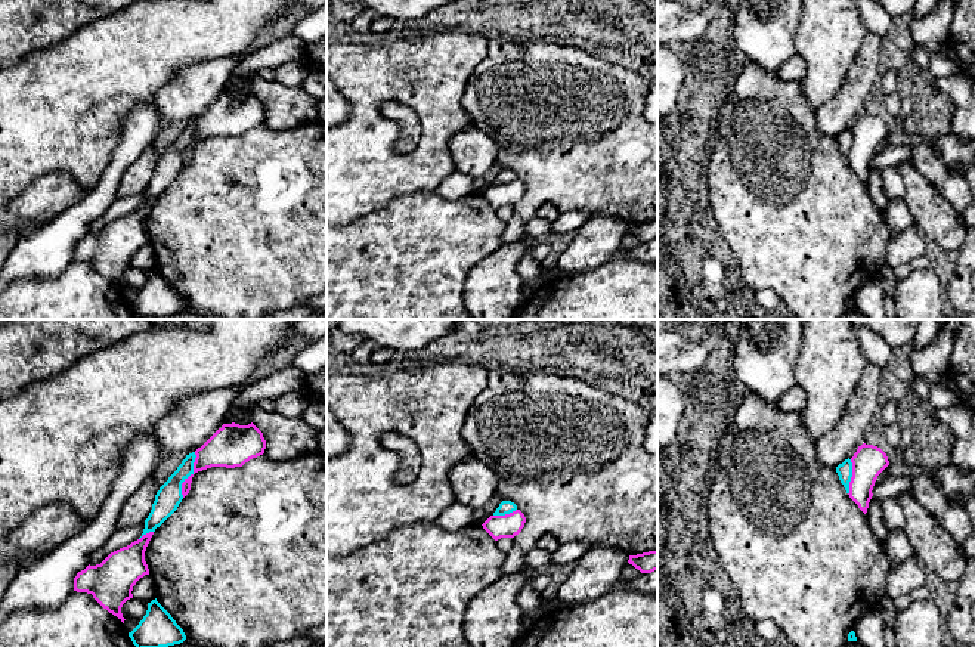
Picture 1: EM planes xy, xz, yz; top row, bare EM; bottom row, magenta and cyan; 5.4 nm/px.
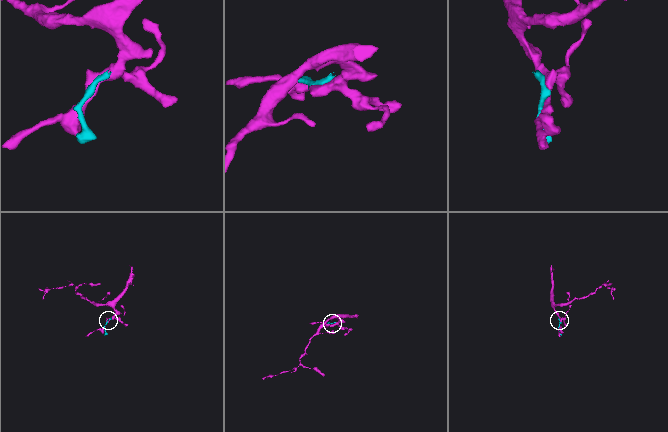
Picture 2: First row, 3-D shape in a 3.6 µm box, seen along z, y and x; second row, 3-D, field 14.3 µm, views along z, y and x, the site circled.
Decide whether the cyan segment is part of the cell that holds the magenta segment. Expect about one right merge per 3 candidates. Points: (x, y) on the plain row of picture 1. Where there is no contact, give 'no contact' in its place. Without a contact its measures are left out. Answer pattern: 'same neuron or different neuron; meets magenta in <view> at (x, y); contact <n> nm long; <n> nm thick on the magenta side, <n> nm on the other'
different neuron; meets magenta in xy at (191, 144); contact 260 nm long; 220 nm thick on the magenta side, 140 nm on the other

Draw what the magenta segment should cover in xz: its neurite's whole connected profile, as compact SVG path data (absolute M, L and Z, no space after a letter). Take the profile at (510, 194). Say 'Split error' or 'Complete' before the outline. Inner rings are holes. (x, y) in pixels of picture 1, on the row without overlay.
Complete. M520 179L505 185L490 185L482 195L495 208L514 207L524 196L526 186Z

